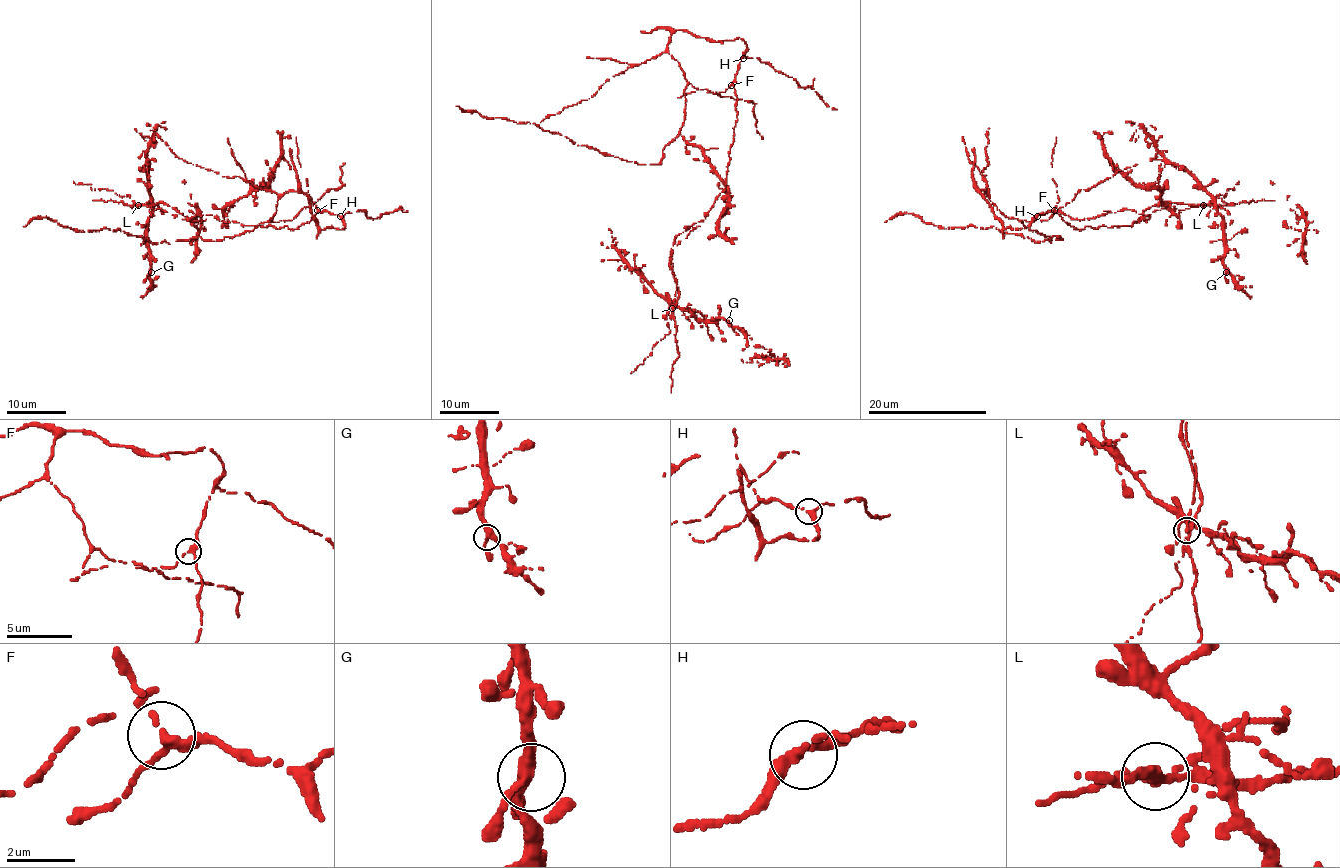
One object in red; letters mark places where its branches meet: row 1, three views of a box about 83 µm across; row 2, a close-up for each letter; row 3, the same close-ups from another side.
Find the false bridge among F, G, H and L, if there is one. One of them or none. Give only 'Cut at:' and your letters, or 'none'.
Cut at: L

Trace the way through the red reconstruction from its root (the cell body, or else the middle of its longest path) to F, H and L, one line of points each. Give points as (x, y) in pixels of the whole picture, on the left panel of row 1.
F: (340, 229), (345, 226), (338, 214), (317, 210)
H: (340, 229), (345, 226), (340, 216)
L: (340, 229), (338, 214), (326, 211), (292, 230), (212, 215), (186, 218), (164, 203), (138, 205)

